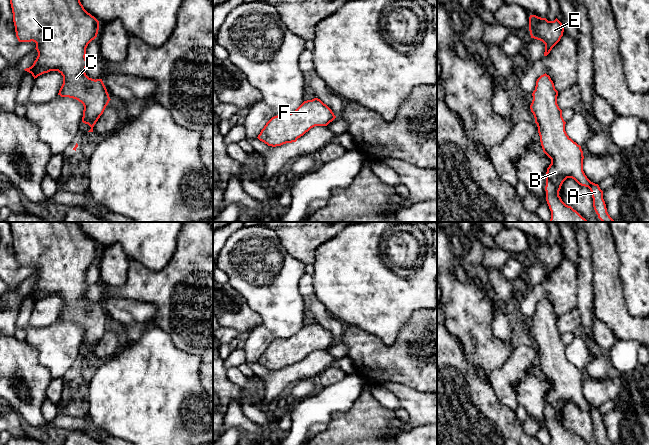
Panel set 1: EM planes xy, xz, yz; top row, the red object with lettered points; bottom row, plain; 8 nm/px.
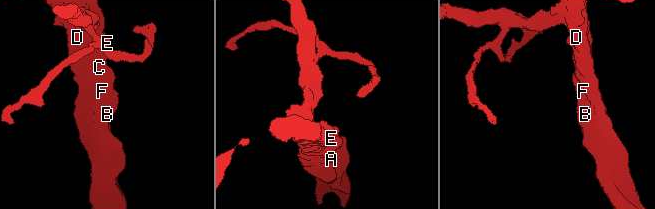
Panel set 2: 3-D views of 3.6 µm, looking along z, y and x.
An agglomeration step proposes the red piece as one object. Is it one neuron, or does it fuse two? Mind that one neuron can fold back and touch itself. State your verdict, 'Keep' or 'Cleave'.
Keep

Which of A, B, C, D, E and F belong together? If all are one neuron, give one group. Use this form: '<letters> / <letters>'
A B C D E F

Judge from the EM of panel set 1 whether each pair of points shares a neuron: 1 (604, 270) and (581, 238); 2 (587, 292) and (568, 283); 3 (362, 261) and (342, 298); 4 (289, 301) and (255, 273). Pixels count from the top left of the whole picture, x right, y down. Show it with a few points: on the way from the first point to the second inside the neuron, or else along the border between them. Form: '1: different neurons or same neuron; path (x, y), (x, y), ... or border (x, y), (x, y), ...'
1: different neurons; border (584, 232), (589, 240), (590, 266), (593, 274)
2: different neurons; border (576, 268), (577, 307)
3: same neuron; path (357, 270), (352, 275), (351, 289)
4: same neuron; path (281, 297), (263, 279)

